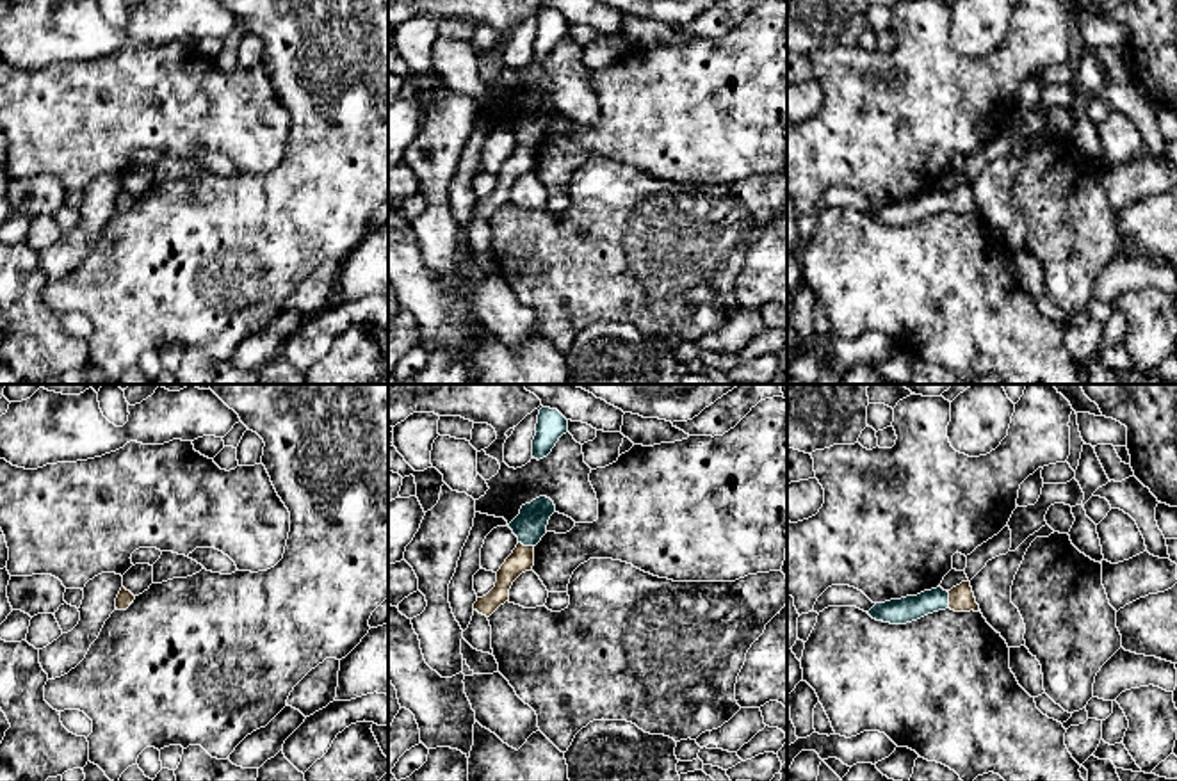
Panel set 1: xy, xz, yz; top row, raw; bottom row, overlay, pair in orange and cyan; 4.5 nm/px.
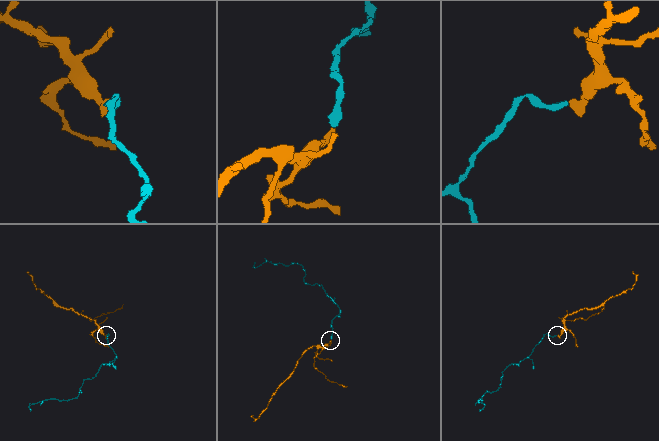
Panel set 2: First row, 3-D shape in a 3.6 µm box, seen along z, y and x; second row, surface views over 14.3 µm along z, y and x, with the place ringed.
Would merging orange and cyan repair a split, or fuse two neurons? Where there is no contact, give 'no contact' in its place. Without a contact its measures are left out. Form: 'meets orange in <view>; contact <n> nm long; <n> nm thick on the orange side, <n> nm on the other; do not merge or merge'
meets orange in yz; contact 80 nm long; 110 nm thick on the orange side, 120 nm on the other; merge

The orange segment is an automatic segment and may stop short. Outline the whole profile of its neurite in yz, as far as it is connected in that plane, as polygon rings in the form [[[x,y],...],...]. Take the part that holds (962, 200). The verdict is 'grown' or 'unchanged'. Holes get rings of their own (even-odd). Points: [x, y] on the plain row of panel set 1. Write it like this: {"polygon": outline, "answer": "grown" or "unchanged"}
{"polygon": [[[962,183],[951,192],[937,189],[917,197],[876,205],[867,215],[876,222],[906,226],[946,210],[954,213],[981,213],[979,206],[976,205],[970,183]]], "answer": "grown"}

